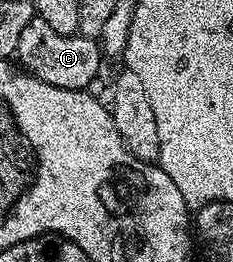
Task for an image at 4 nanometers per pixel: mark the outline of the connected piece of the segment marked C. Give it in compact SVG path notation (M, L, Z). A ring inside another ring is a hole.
M35 17L24 28L18 45L17 61L21 69L33 78L44 80L44 84L52 84L56 88L68 88L69 90L86 90L94 82L98 69L104 63L102 47L95 39L85 38L80 33L61 34L56 32L44 20Z

